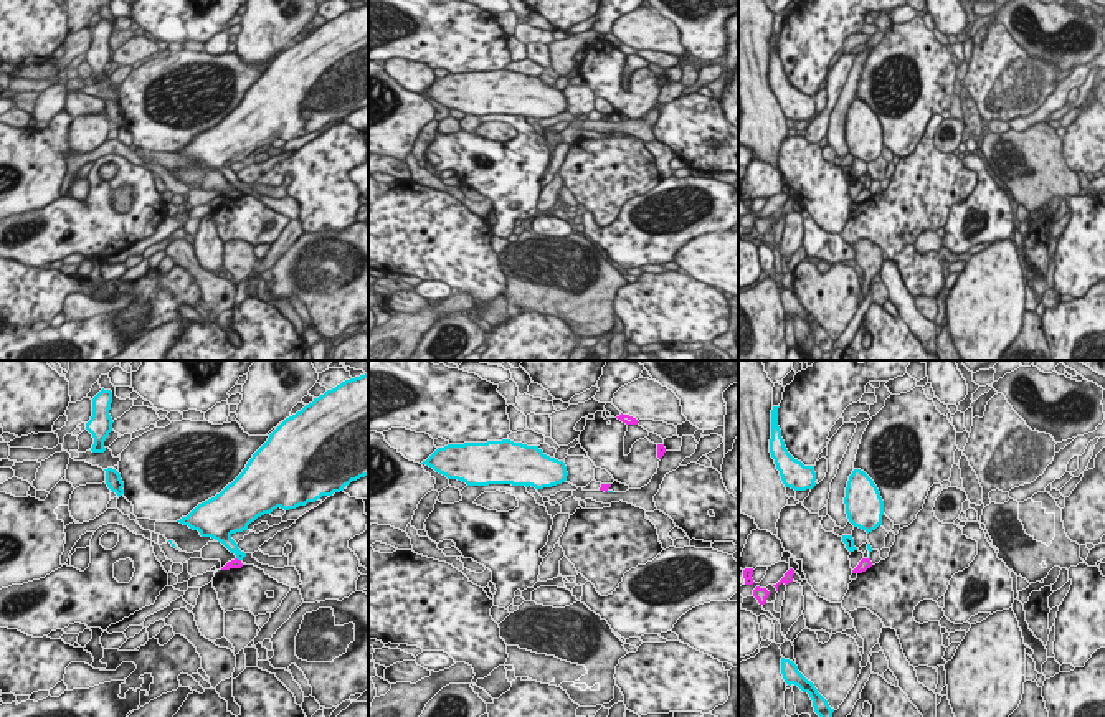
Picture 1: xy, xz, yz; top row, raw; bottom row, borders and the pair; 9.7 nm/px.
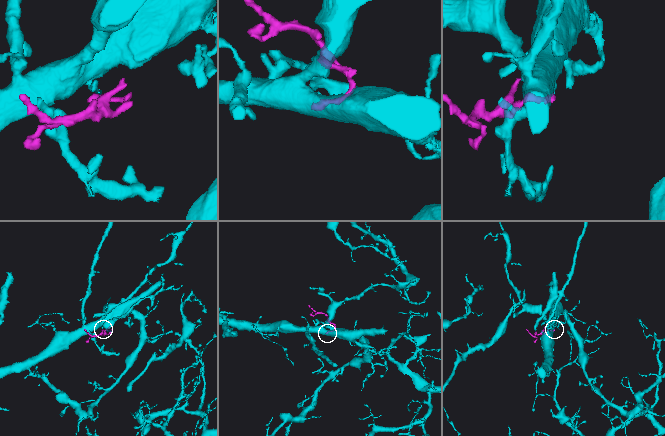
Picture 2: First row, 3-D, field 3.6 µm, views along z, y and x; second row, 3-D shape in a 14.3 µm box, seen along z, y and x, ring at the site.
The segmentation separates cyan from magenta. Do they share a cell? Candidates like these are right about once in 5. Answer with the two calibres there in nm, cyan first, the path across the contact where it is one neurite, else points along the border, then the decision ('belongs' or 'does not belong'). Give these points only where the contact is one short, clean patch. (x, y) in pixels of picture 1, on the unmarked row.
130/100 nm | along xy (237, 187), (240, 190) | does not belong

